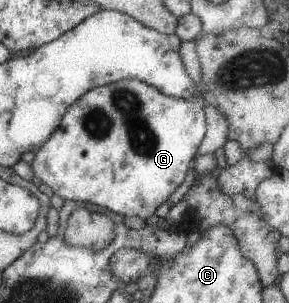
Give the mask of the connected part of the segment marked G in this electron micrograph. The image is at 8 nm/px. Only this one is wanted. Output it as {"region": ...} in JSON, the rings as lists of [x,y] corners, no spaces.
{"region":[[[122,79],[104,86],[98,86],[98,88],[92,88],[85,92],[74,102],[66,108],[62,120],[58,128],[50,134],[50,138],[38,148],[35,152],[34,158],[31,162],[32,172],[34,176],[40,180],[42,184],[46,184],[53,194],[59,196],[61,200],[74,200],[74,202],[88,202],[88,204],[94,204],[94,206],[100,206],[100,208],[106,208],[114,214],[120,214],[124,216],[138,216],[142,220],[148,220],[154,217],[156,208],[164,202],[178,185],[184,180],[186,176],[186,170],[194,154],[197,152],[198,145],[205,132],[205,114],[203,106],[199,103],[193,103],[191,100],[178,100],[178,98],[170,98],[160,94],[156,88],[148,86],[143,82],[132,79]]]}

